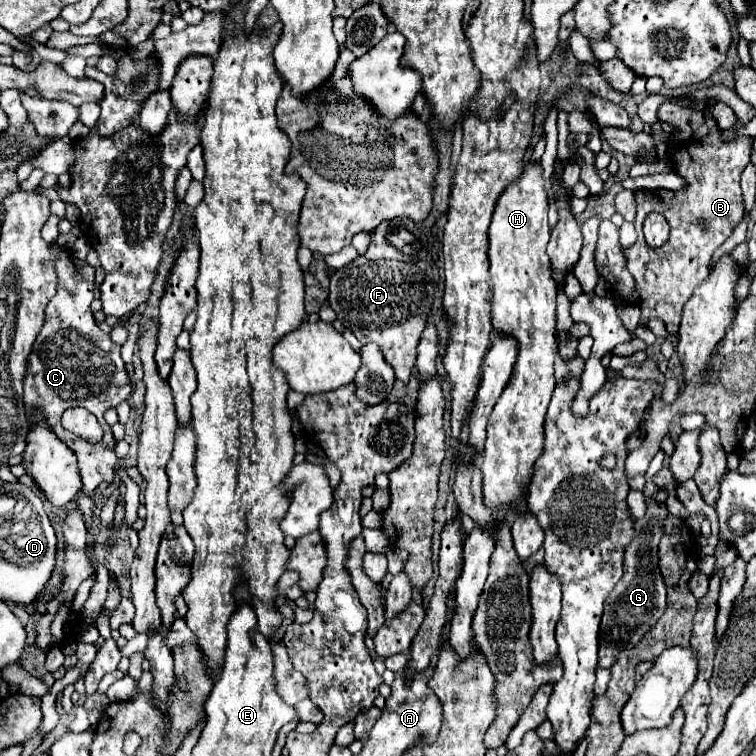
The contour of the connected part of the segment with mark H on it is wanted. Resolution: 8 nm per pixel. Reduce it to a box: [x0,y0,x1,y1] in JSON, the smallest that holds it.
[481,163,557,511]

